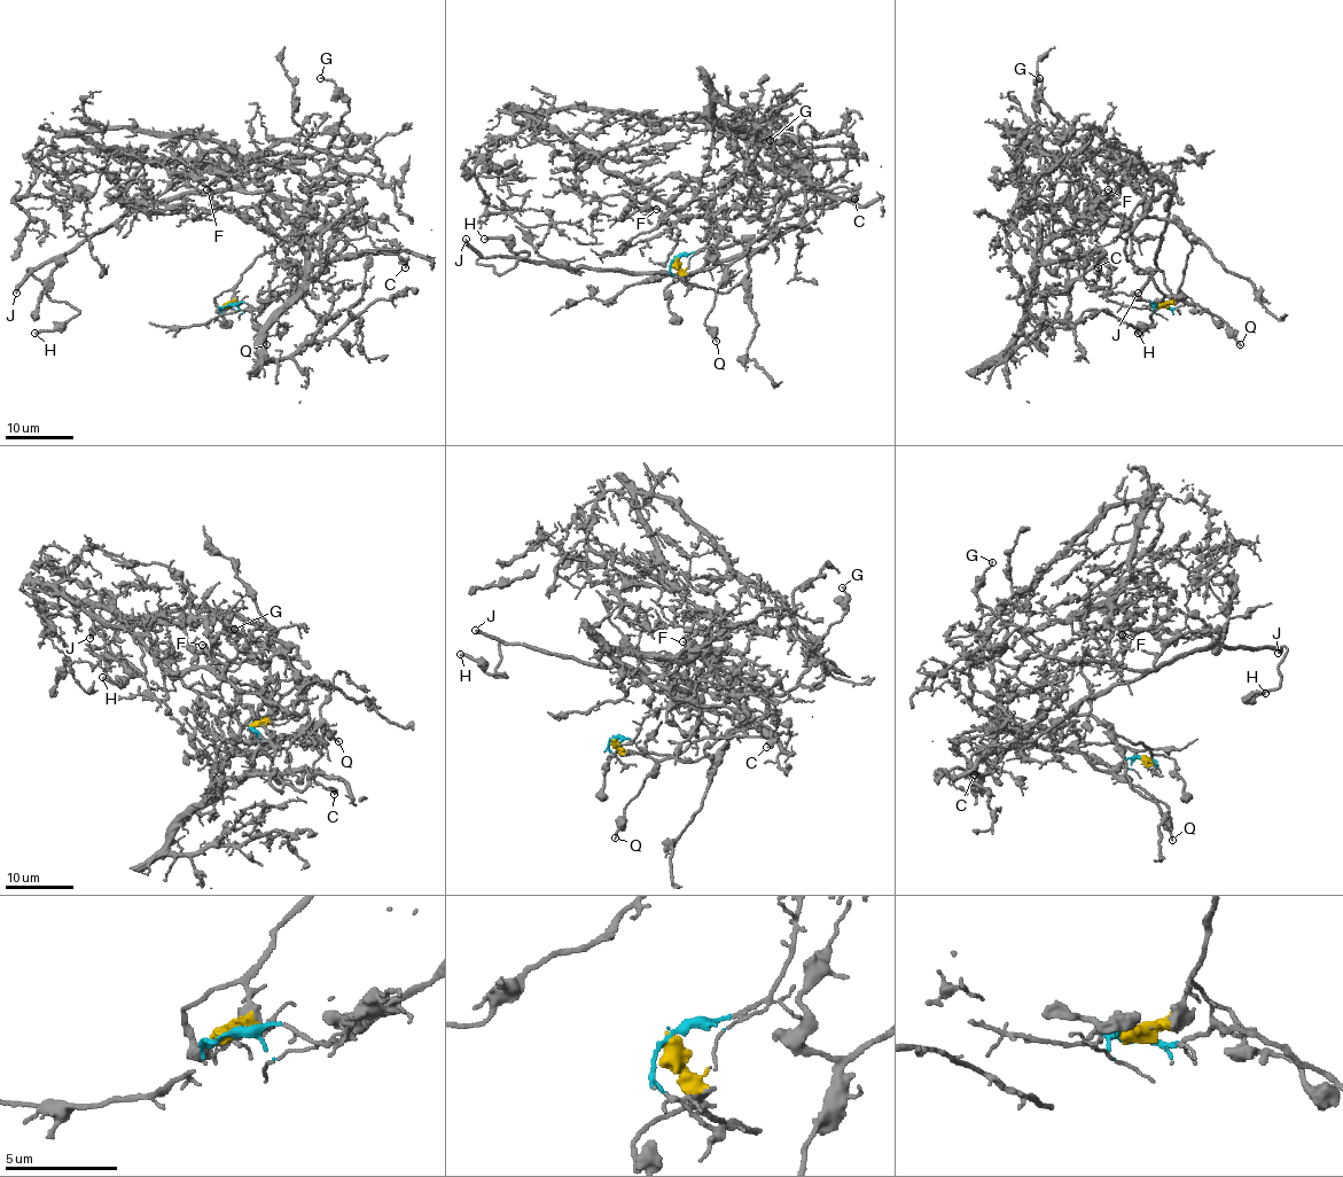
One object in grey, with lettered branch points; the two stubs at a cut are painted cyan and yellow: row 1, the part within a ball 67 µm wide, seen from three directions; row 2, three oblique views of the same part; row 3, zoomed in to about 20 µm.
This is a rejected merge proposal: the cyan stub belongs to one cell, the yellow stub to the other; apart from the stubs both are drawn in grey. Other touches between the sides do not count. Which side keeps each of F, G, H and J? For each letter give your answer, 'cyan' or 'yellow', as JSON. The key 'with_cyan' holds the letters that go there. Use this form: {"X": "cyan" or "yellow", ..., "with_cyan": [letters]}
{"F": "cyan", "G": "yellow", "H": "yellow", "J": "yellow", "with_cyan": ["F"]}

